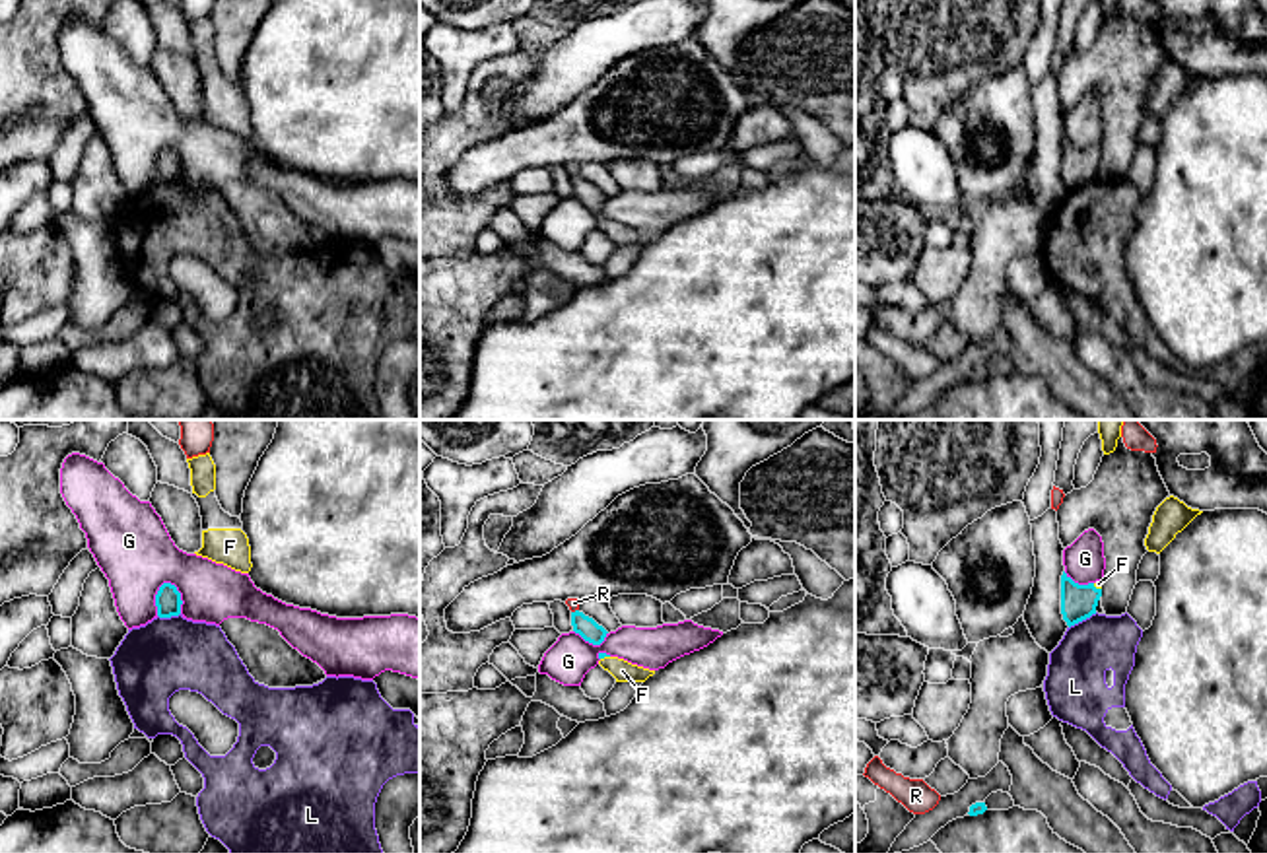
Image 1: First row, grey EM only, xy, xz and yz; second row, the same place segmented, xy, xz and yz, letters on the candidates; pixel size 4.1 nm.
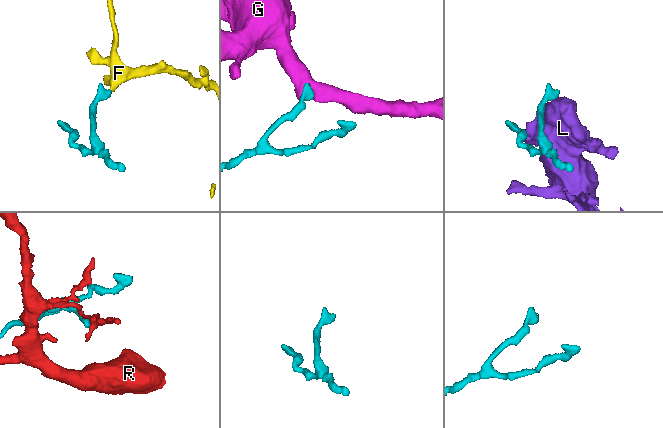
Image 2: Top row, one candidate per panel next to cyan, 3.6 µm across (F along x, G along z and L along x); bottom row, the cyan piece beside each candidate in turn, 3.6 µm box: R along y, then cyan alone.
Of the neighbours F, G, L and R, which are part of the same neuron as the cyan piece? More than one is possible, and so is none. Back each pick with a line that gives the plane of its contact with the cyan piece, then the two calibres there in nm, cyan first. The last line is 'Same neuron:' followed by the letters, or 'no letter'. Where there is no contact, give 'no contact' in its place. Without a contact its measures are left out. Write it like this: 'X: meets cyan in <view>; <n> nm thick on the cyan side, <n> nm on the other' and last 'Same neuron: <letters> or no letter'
F: meets cyan in yz; 140 nm thick on the cyan side, 30 nm on the other
Same neuron: F

